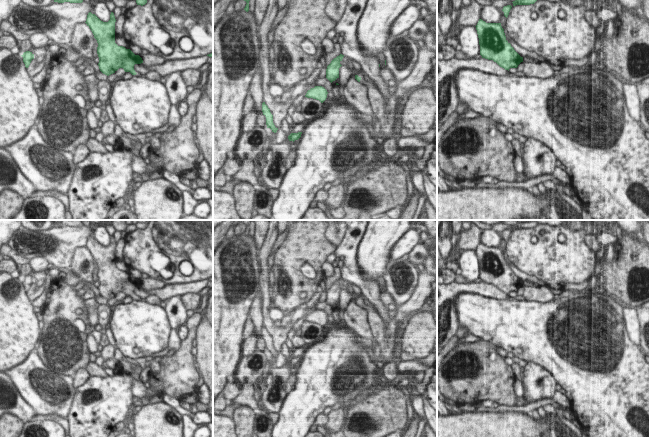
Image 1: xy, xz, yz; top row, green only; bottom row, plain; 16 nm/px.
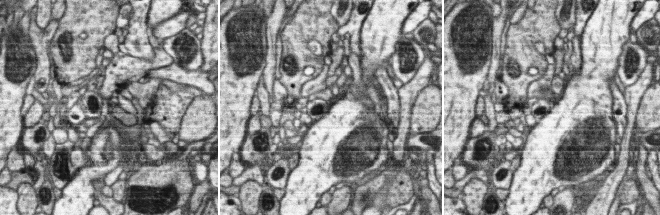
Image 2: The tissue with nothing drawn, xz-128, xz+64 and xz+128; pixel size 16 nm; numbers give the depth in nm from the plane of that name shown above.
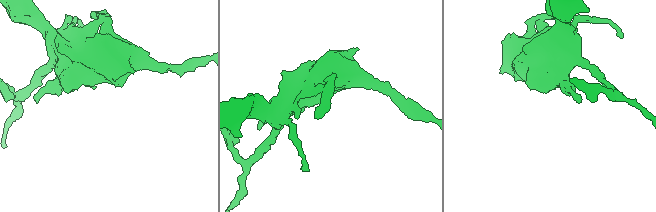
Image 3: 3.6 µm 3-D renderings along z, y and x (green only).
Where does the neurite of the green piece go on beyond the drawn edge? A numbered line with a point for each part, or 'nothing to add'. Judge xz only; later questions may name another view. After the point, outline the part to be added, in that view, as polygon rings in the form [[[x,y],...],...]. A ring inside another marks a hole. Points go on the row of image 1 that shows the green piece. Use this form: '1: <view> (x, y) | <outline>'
1: xz (384, 110) | [[[361,77],[360,83],[365,84],[368,88],[368,100],[373,116],[376,117],[377,122],[380,124],[382,139],[389,139],[393,135],[392,127],[396,108],[395,102],[393,99],[386,100],[375,85],[366,82],[363,77]]]

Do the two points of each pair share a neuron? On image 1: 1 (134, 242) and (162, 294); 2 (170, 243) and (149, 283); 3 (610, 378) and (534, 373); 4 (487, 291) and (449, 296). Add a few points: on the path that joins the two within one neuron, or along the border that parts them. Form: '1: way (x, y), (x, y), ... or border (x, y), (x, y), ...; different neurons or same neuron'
1: border (188, 282), (165, 285); different neurons
2: border (148, 276), (160, 279), (165, 284); different neurons
3: border (531, 361), (543, 366), (552, 375), (556, 383); different neurons
4: way (478, 288), (458, 288); same neuron

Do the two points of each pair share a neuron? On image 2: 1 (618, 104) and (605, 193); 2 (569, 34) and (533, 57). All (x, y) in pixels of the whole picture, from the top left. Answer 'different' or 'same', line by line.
1: different
2: different

